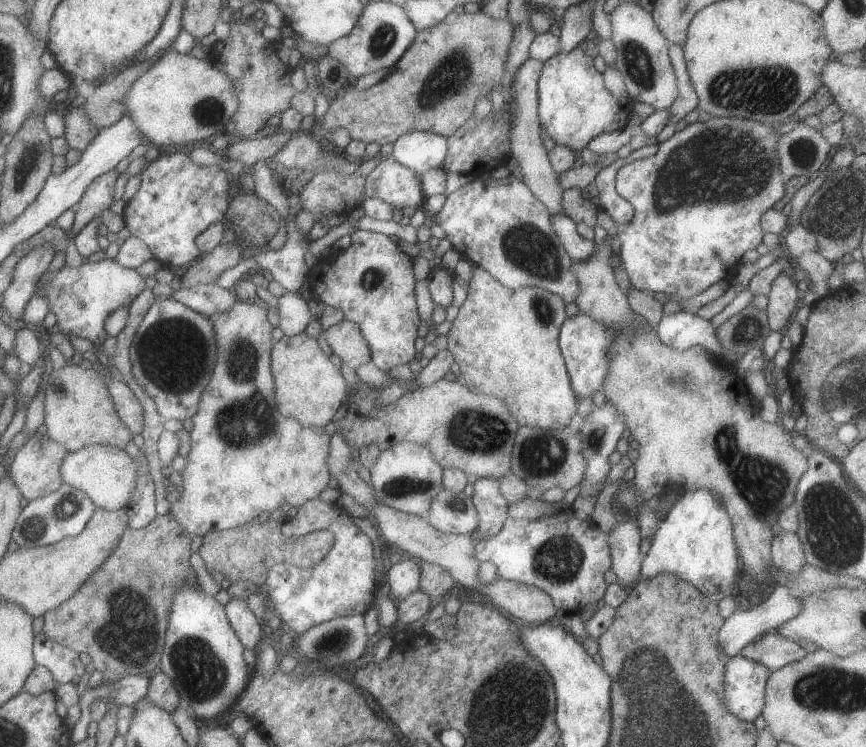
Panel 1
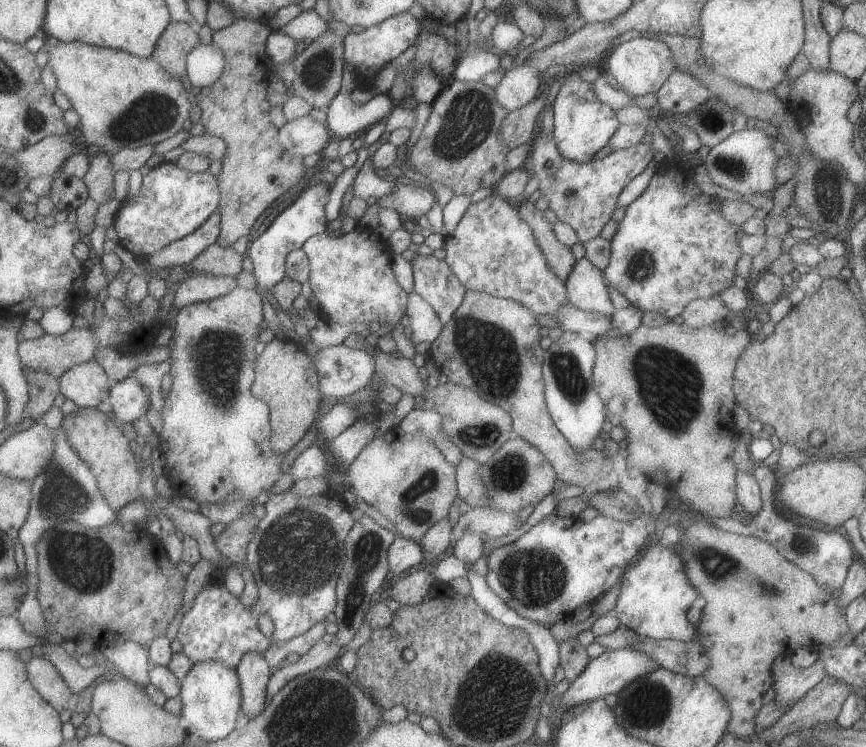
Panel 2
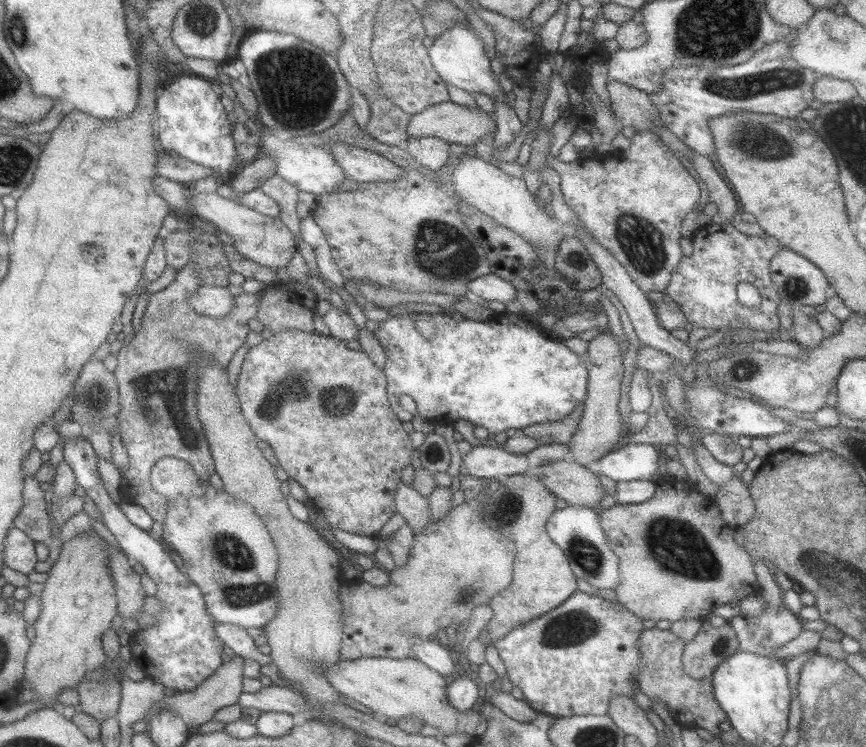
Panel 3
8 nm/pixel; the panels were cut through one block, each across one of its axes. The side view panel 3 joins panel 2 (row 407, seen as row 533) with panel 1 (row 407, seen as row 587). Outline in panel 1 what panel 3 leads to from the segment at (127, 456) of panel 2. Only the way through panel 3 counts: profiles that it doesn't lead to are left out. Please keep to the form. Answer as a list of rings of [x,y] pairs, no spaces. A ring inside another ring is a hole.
[[[68,362],[51,371],[44,381],[43,410],[46,435],[53,442],[62,444],[71,452],[93,444],[125,448],[125,444],[132,439],[131,432],[117,416],[115,405],[105,386],[105,377],[95,369],[84,369]]]

